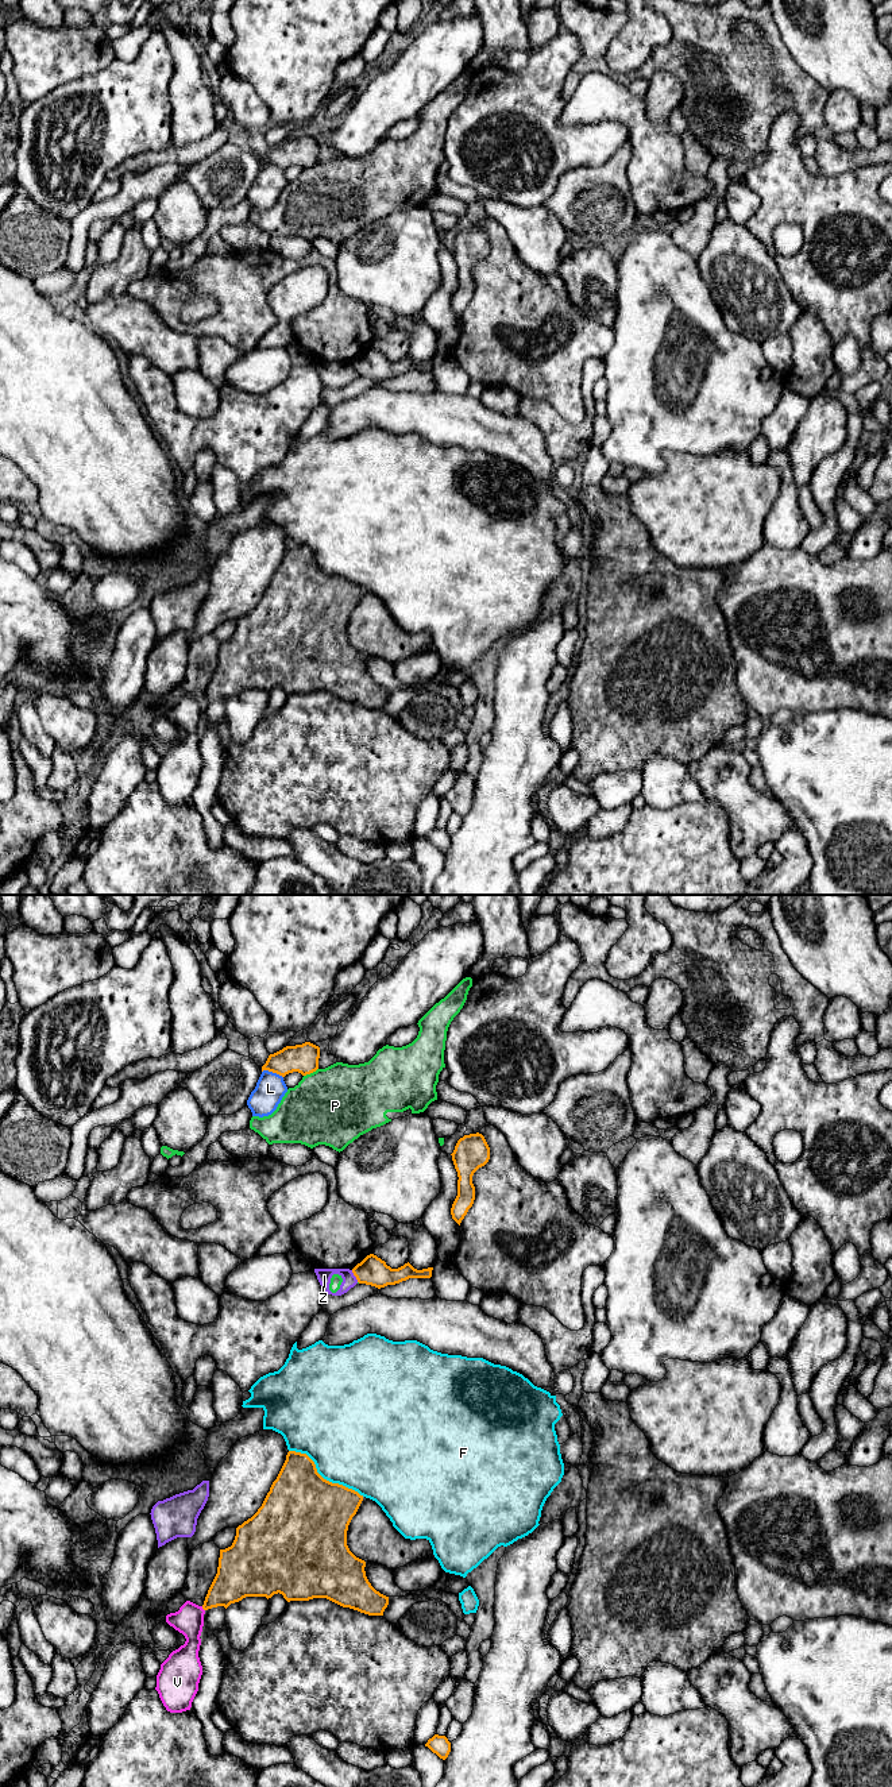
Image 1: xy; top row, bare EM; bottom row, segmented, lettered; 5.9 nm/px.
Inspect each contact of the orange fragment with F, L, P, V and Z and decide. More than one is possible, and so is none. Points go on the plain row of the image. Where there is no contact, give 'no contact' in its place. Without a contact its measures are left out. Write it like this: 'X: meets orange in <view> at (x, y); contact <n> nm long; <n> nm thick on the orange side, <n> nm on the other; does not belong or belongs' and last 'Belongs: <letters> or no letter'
F: meets orange in xy at (323, 571); contact 550 nm long; 500 nm thick on the orange side, 480 nm on the other; does not belong
L: meets orange in xy at (273, 165); contact 130 nm long; 180 nm thick on the orange side, 180 nm on the other; does not belong
P: meets orange in xy at (311, 165); contact 100 nm long; 180 nm thick on the orange side, 460 nm on the other; does not belong
V: meets orange in xy at (203, 701); contact 40 nm long; 220 nm thick on the orange side, 180 nm on the other; does not belong
Z: meets orange in xy at (354, 367); contact 80 nm long; 170 nm thick on the orange side, 90 nm on the other; does not belong
Belongs: no letter

